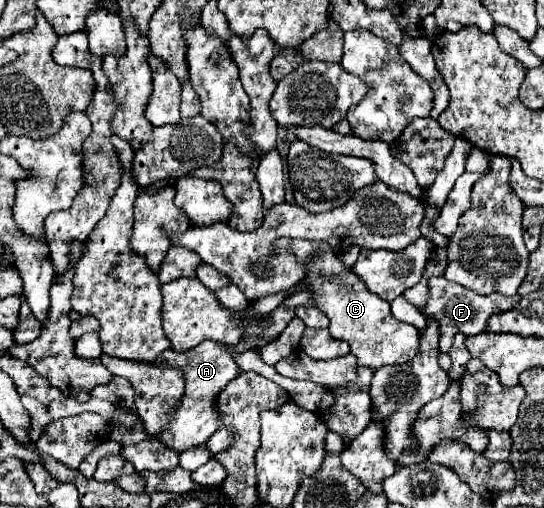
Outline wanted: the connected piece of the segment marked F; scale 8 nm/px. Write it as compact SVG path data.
M431 277L429 279L429 299L427 305L423 307L423 315L435 319L439 323L441 329L441 337L439 337L439 347L443 353L447 353L451 349L453 337L455 333L463 333L463 335L479 335L483 333L483 329L487 327L487 319L495 313L501 311L509 311L519 303L519 295L515 297L503 297L499 293L491 293L491 295L479 295L475 291L465 289L463 285L451 283L445 277Z

